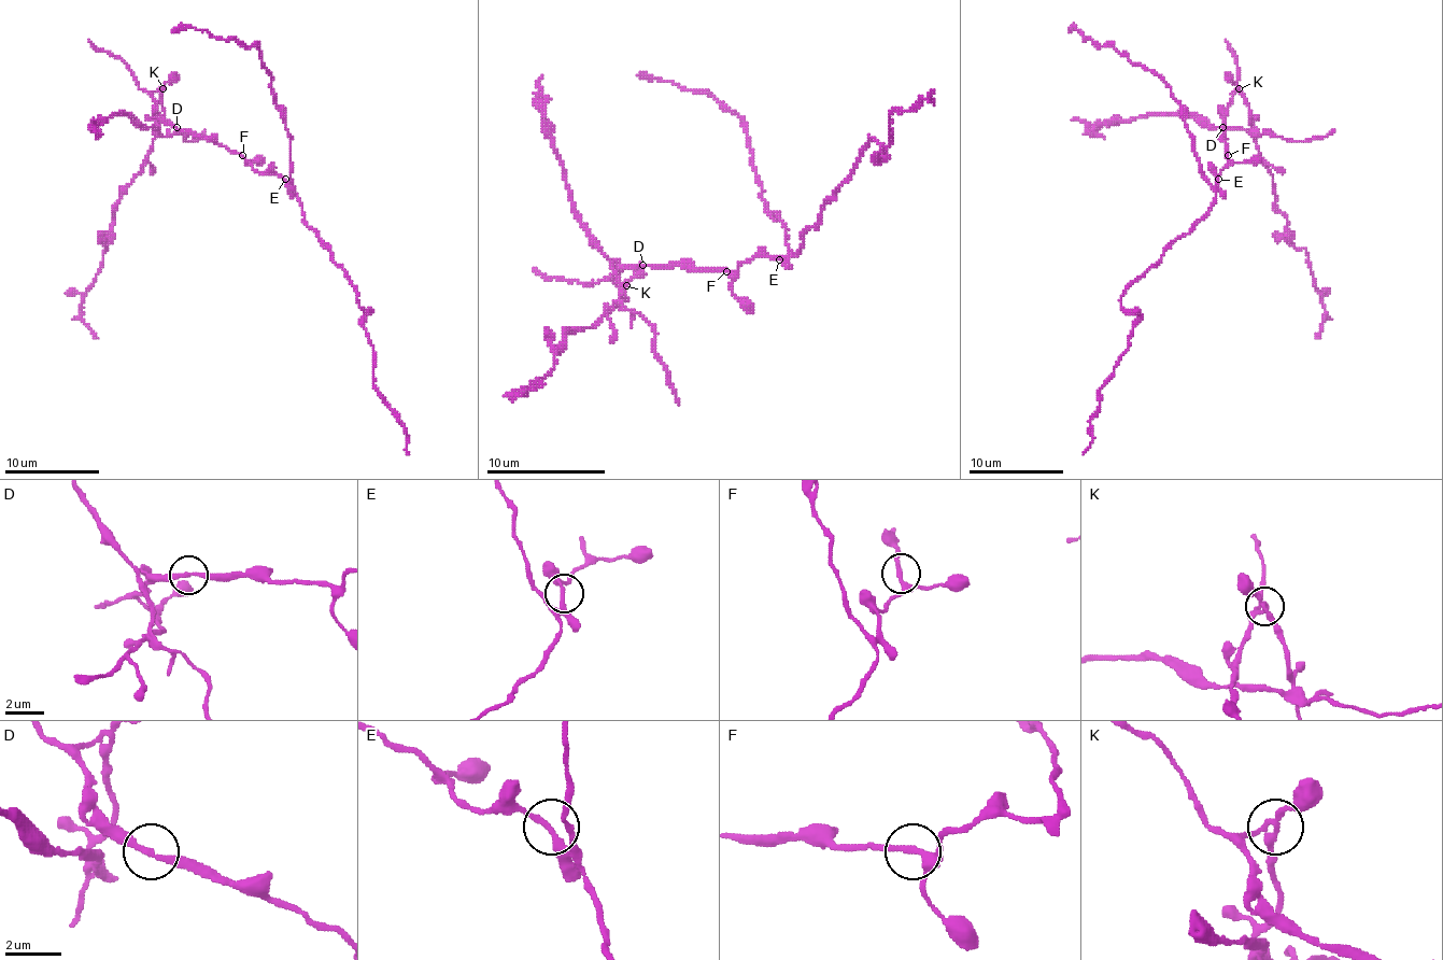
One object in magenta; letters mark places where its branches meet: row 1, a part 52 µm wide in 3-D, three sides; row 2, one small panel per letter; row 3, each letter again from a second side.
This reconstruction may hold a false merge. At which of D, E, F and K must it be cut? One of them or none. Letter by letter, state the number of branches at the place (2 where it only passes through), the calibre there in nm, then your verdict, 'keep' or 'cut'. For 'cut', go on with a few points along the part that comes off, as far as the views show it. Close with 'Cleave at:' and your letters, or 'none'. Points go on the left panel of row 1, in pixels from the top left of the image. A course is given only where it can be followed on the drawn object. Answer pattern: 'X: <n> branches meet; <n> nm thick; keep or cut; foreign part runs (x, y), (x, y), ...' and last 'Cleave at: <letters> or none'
D: 2 branches meet; 220 nm thick; keep
E: 3 branches meet; 200 nm thick; keep
F: 2 branches meet; 200 nm thick; keep
K: 3 branches meet; 200 nm thick; cut; foreign part runs (163, 89), (165, 117), (114, 210), (112, 241), (82, 305), (82, 322), (98, 338)
Cleave at: K

